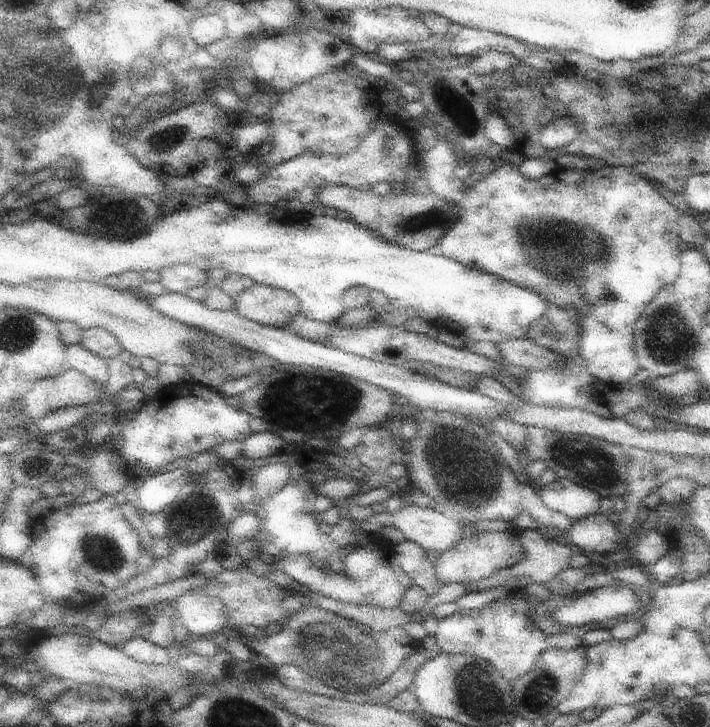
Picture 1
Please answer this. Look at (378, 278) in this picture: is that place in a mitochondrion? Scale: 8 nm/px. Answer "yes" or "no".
no

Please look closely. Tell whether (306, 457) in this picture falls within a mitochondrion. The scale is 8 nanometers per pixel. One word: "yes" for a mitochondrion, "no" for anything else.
no

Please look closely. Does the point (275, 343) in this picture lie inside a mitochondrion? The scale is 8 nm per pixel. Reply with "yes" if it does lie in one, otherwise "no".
no

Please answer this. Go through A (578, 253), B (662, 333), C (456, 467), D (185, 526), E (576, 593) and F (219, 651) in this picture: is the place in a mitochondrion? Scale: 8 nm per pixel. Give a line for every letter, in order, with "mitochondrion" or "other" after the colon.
A: mitochondrion
B: mitochondrion
C: mitochondrion
D: mitochondrion
E: other
F: other

